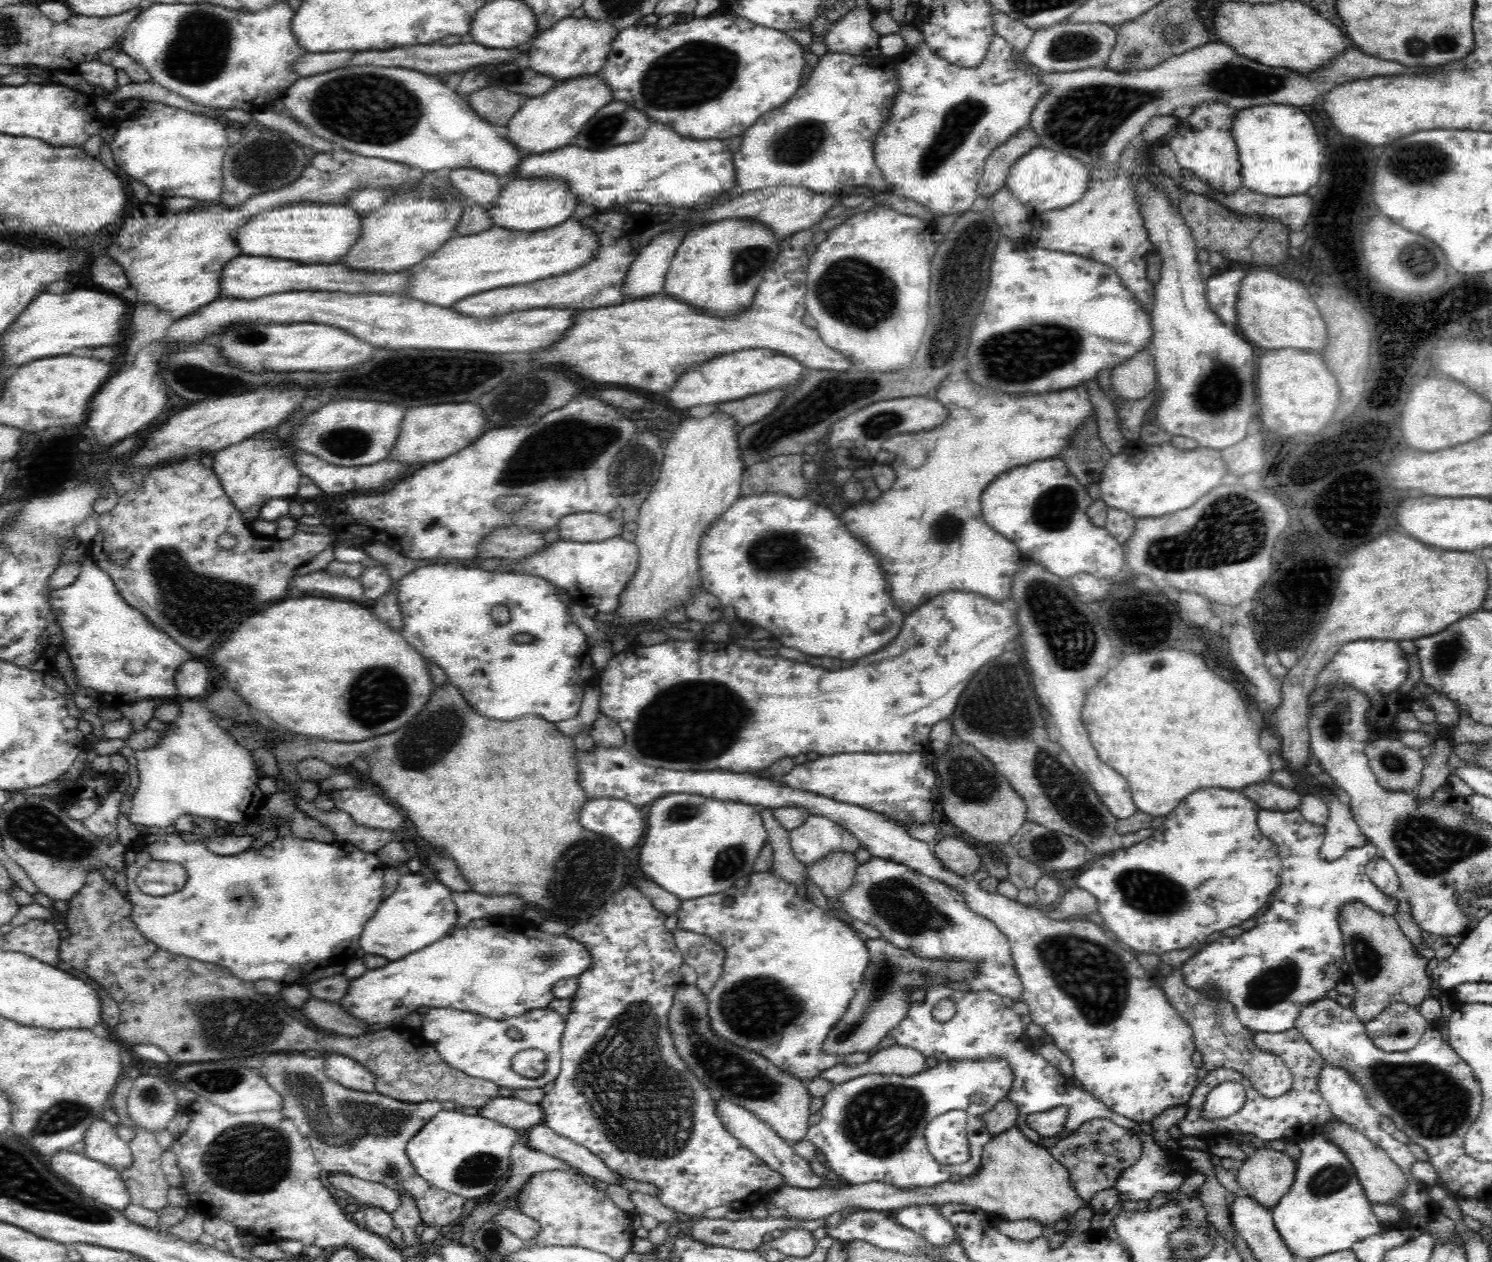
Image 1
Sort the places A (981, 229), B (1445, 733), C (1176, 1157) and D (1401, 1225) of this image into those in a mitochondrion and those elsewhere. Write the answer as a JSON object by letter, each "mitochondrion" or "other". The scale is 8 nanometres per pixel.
{"A":"other","B":"other","C":"other","D":"other"}

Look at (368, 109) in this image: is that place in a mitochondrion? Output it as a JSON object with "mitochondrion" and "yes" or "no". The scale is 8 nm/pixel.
{"mitochondrion":"yes"}

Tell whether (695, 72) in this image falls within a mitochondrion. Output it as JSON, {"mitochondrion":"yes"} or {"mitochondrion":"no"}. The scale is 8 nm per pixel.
{"mitochondrion":"yes"}

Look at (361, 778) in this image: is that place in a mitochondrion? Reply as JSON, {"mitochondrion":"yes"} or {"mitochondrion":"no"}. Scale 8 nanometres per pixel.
{"mitochondrion":"no"}

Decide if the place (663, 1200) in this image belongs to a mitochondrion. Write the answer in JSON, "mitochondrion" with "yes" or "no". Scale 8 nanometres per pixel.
{"mitochondrion":"no"}

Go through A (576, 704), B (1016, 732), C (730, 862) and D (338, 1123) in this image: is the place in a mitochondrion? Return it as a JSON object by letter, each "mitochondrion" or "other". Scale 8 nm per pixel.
{"A":"other","B":"mitochondrion","C":"mitochondrion","D":"mitochondrion"}

